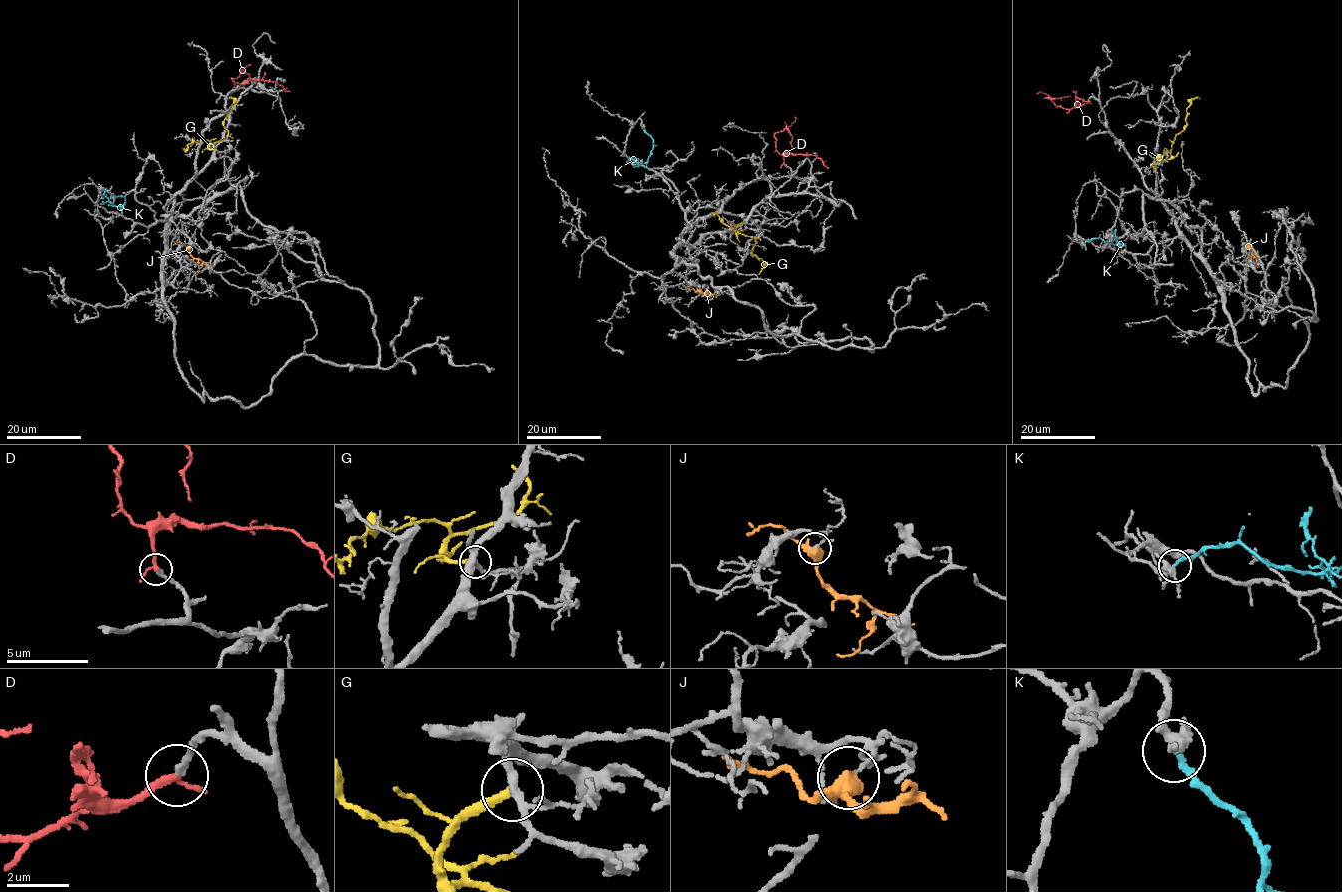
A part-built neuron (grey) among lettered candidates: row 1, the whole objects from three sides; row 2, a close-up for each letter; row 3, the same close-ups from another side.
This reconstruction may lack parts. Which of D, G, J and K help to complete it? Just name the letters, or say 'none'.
D

